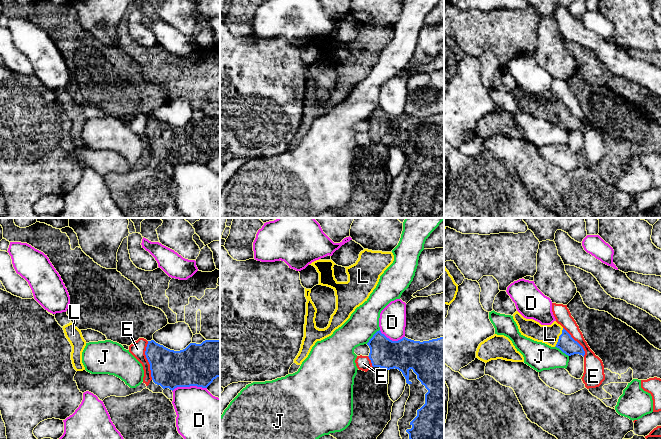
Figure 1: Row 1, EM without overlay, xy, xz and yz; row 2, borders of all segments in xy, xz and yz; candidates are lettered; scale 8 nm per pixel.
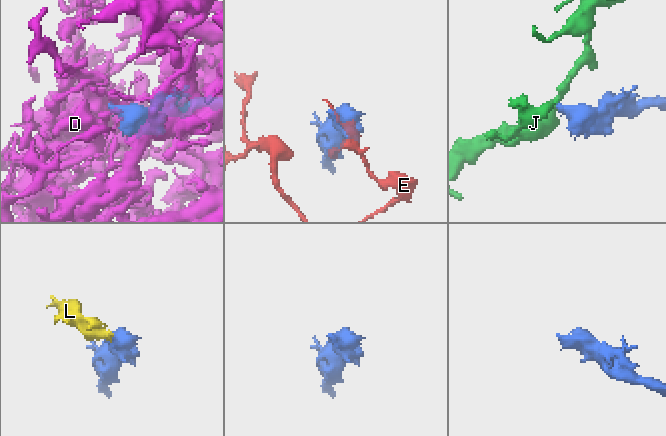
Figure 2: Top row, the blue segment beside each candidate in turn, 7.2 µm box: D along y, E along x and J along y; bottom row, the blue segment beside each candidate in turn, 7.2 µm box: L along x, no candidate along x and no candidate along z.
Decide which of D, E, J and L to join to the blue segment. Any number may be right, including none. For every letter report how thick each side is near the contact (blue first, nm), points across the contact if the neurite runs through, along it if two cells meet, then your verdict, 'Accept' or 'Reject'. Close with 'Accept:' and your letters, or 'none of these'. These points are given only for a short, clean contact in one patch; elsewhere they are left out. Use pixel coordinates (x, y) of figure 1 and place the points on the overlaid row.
D: Thickness 340 nm (blue) against 380 nm. Reject
E: Thickness 300 nm (blue) against 120 nm. Reject
J: Thickness 240 nm (blue) against 240 nm. Boundary: xz (379, 329), (366, 343). Reject
L: Thickness 140 nm (blue) against 160 nm. Path across: yz (566, 343), (559, 337), (549, 334). Accept
Accept: L

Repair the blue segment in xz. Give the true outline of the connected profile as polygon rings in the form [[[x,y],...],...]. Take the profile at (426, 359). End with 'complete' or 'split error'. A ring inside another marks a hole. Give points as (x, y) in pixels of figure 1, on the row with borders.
[[[379,330],[367,345],[373,367],[398,369],[410,386],[404,416],[398,421],[401,438],[444,439],[444,337],[423,342],[406,337],[392,341]]]; split error

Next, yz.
[[[518,311],[513,314],[513,319],[521,335],[557,347],[568,356],[579,354],[584,357],[583,347],[556,321],[551,325],[541,325],[533,319],[524,318]]]; split error

